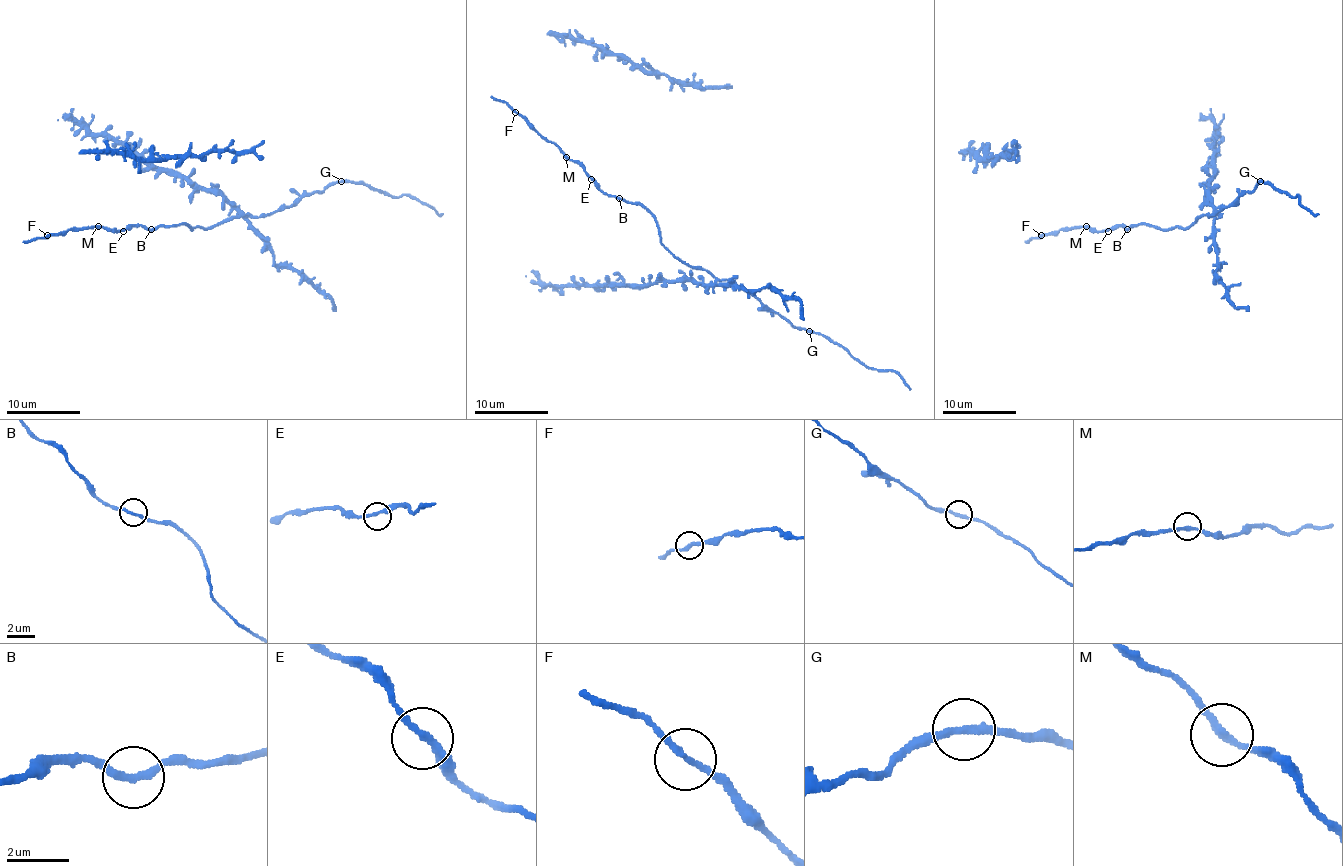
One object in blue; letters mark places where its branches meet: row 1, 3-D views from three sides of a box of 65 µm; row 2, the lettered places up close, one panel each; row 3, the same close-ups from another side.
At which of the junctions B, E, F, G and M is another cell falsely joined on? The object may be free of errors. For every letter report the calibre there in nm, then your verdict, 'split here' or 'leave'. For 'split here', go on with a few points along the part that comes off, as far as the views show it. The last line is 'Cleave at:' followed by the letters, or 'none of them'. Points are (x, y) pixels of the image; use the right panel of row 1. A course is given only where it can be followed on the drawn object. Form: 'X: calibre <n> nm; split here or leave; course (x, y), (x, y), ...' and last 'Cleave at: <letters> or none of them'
B: calibre 220 nm; leave
E: calibre 200 nm; leave
F: calibre 200 nm; leave
G: calibre 220 nm; split here; course (1259, 181), (1267, 181), (1290, 196), (1298, 194), (1300, 204), (1314, 215), (1318, 213)
M: calibre 220 nm; leave
Cleave at: G

